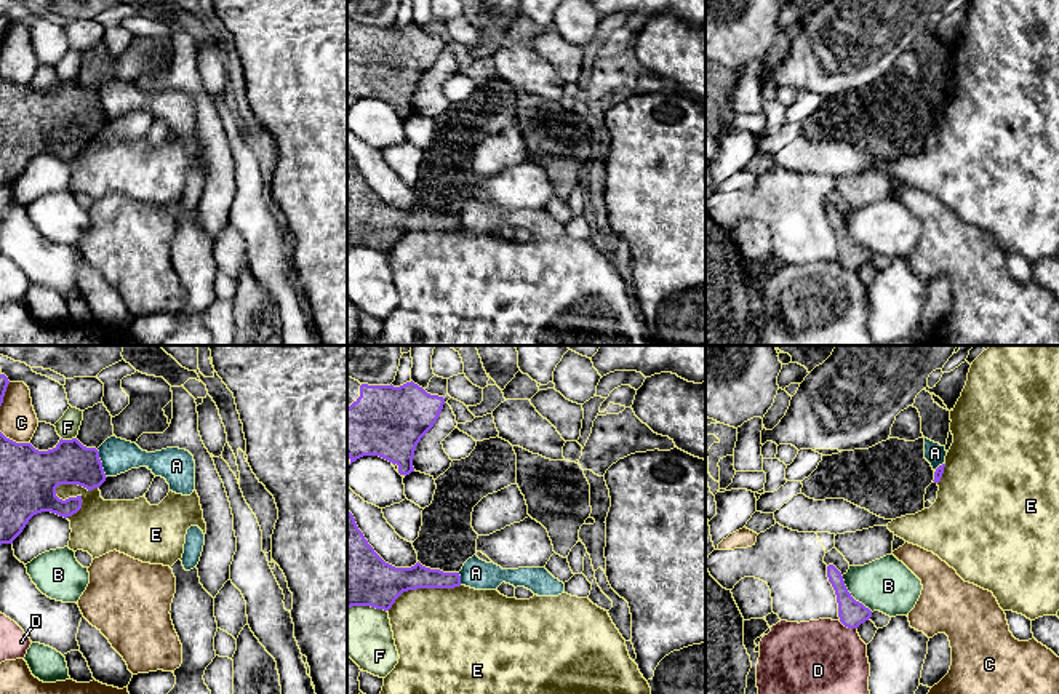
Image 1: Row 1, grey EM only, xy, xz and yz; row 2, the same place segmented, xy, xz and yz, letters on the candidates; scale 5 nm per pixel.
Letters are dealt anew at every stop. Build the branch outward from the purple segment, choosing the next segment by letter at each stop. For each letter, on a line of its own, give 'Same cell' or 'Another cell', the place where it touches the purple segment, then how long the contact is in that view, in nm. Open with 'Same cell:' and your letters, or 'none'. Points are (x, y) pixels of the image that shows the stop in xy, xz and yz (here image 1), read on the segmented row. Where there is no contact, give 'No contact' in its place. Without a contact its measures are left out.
Same cell: none
A: Another cell. Touches purple at xy (101, 464). Shared border 150 nm
B: Another cell. Touches purple at yz (851, 597). Shared border 240 nm
C: Another cell. Touches purple at xy (15, 442). Shared border 170 nm
D: Another cell. Touches purple at yz (848, 627). Shared border 100 nm
E: Another cell. Touches purple at xy (55, 494). Shared border 220 nm
F: Another cell. Touches purple at xy (69, 440). Shared border 80 nm

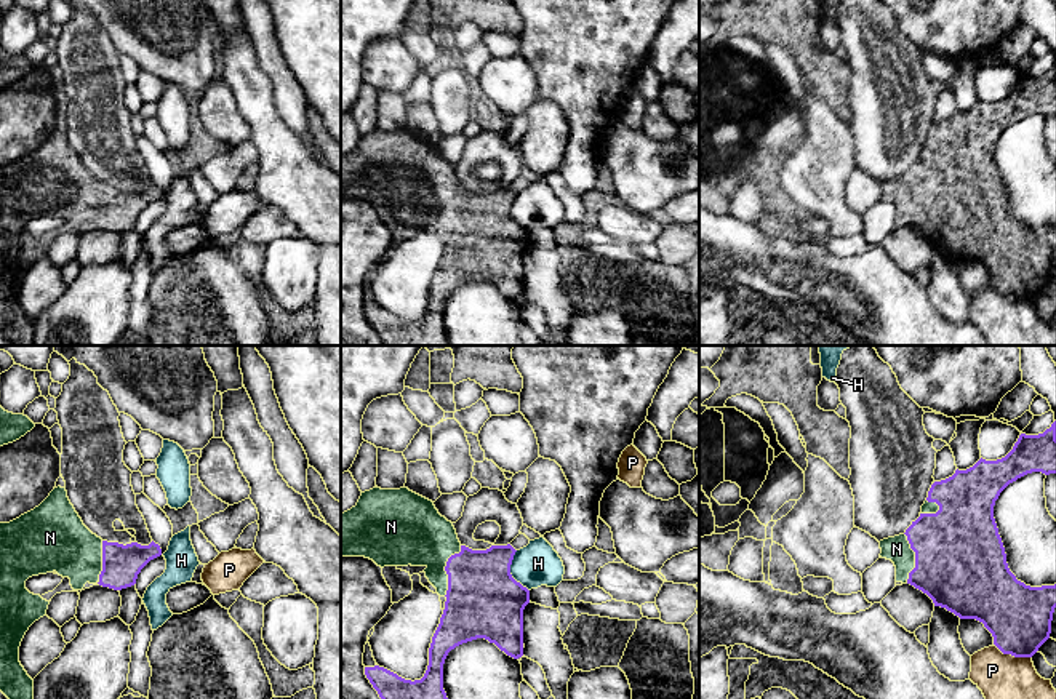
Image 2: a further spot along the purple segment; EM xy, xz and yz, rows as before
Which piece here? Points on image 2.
Same cell: N
H: Another cell. Touches purple at xz (509, 571). Shared border 220 nm
N: Same cell. Touches purple at xz (445, 570). Shared border 280 nm
P: Another cell. Touches purple at yz (1013, 655). Shared border 200 nm

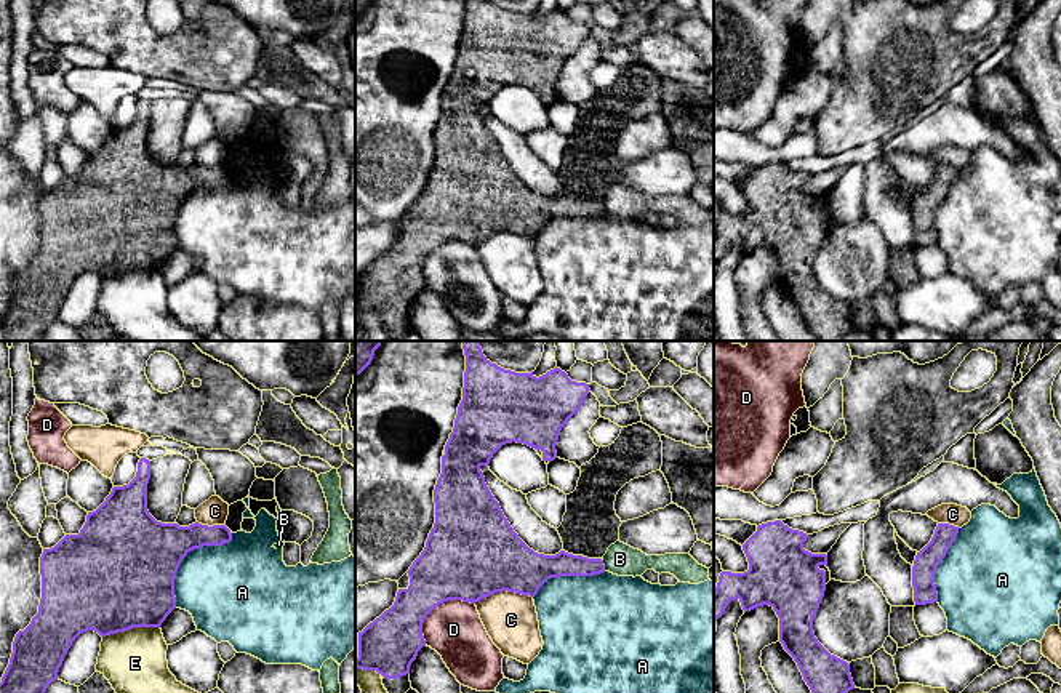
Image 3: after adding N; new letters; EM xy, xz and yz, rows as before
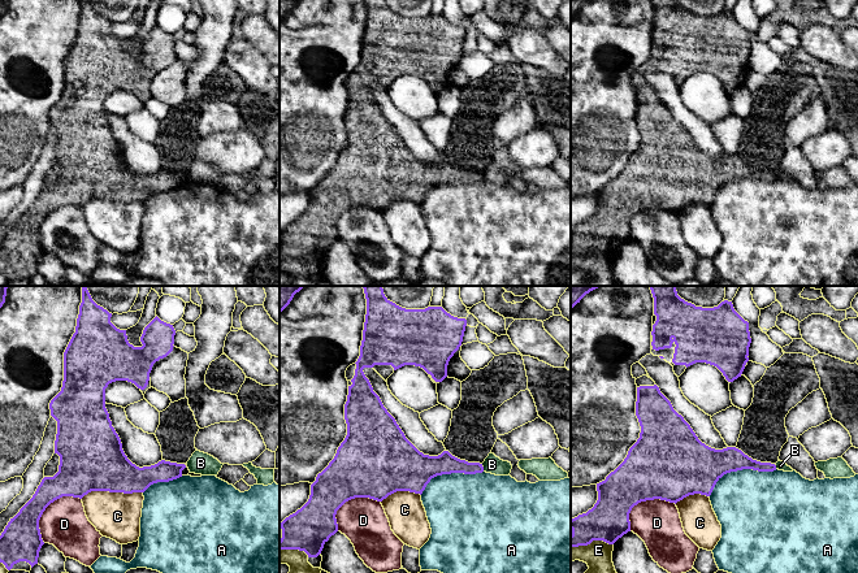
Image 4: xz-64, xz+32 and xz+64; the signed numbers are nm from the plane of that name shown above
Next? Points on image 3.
Same cell: none
A: Another cell. Touches purple at xy (186, 554). Shared border 480 nm
B: Another cell. Touches purple at xz (604, 565). Shared border 70 nm
C: Another cell. Touches purple at xz (503, 589). Shared border 300 nm
D: Another cell. Touches purple at xz (436, 605). Shared border 340 nm
E: Another cell. Touches purple at xy (130, 628). Shared border 300 nm

